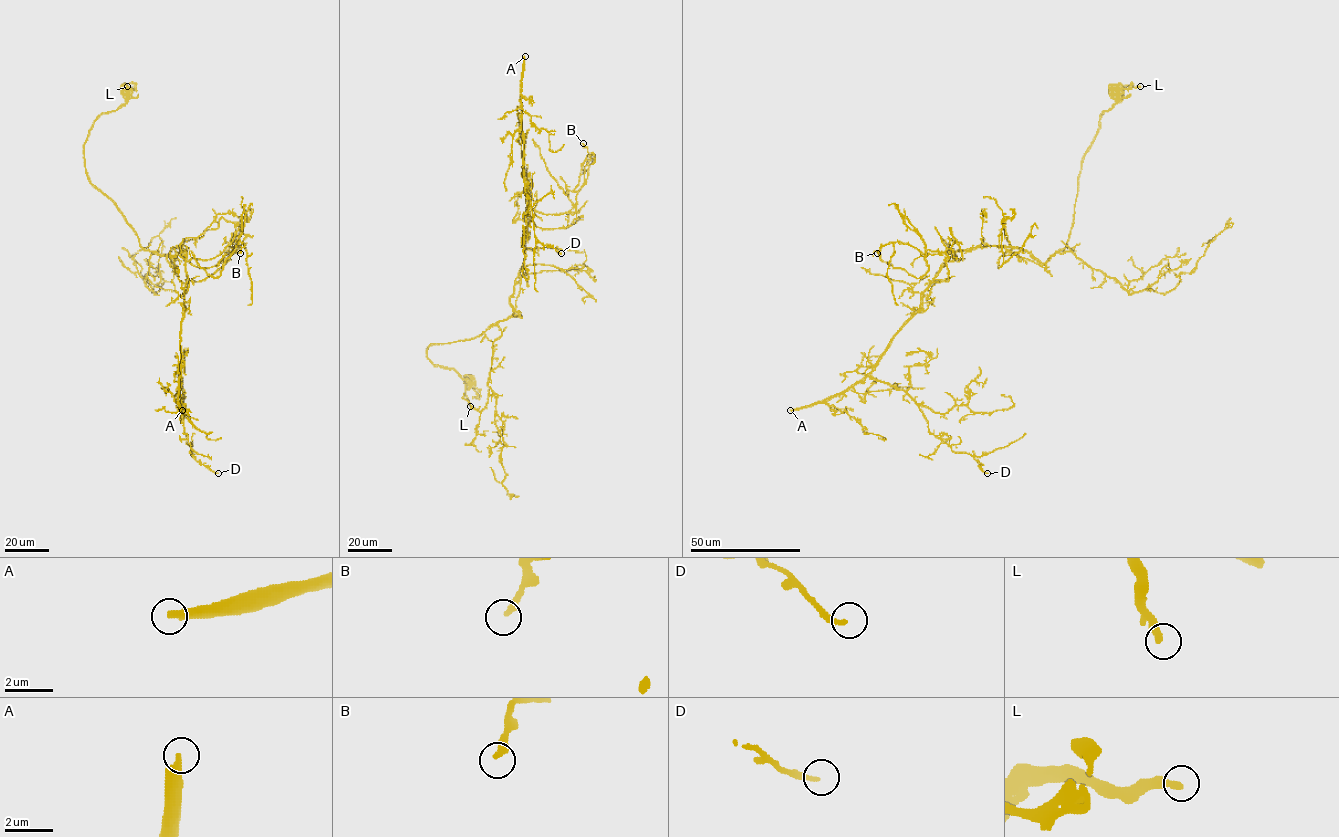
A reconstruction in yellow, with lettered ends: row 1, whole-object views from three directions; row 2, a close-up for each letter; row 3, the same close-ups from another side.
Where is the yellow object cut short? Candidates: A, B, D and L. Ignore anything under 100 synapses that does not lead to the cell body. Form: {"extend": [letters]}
{"extend": ["A"]}

